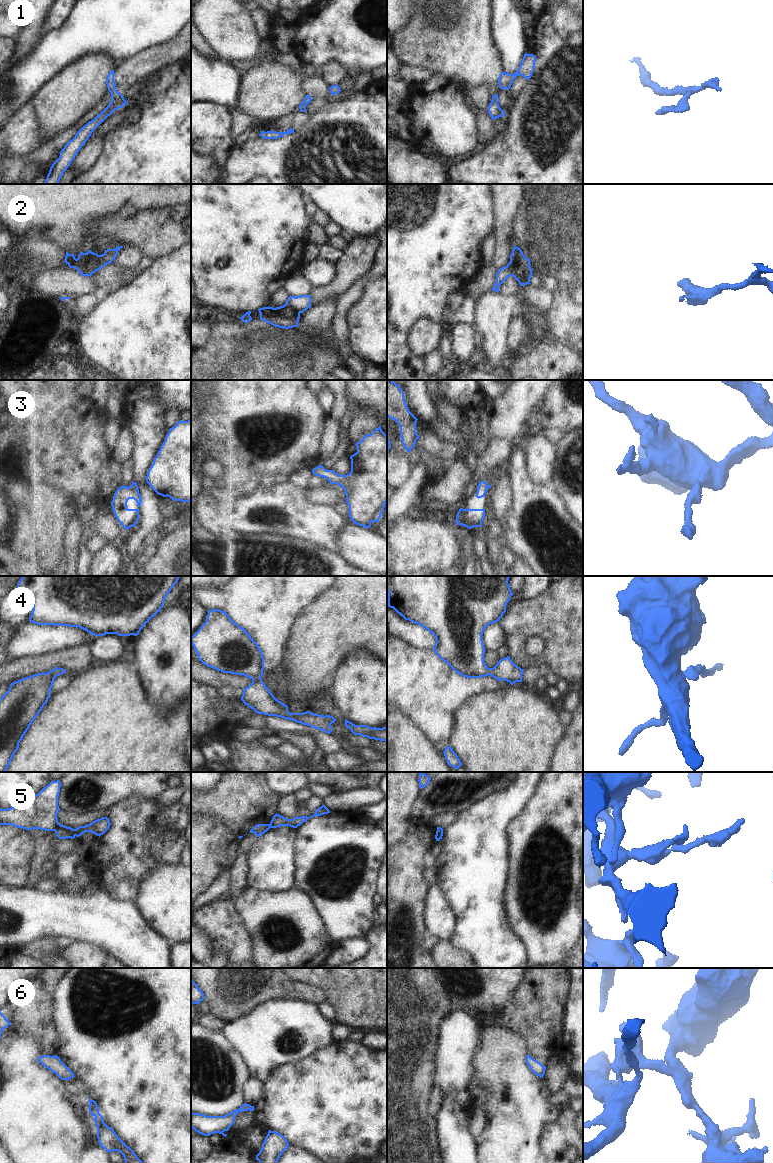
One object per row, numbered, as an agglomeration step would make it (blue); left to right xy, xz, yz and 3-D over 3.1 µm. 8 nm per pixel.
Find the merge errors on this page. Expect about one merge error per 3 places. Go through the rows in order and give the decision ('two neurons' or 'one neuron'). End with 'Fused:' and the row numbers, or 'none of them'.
1: one neuron
2: two neurons
3: one neuron
4: one neuron
5: two neurons
6: one neuron
Fused: 2, 5

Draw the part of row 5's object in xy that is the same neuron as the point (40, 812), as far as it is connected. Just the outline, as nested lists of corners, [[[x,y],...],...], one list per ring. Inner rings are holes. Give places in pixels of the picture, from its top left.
[[[59,780],[51,781],[25,802],[7,809],[0,808],[0,825],[12,825],[26,830],[54,831],[59,839],[74,839],[74,829],[58,822],[60,787]]]

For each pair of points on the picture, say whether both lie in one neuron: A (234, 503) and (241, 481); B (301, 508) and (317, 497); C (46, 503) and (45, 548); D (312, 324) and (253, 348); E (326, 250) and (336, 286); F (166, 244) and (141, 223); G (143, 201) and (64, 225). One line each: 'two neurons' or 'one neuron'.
A: two neurons
B: two neurons
C: one neuron
D: two neurons
E: two neurons
F: one neuron
G: one neuron

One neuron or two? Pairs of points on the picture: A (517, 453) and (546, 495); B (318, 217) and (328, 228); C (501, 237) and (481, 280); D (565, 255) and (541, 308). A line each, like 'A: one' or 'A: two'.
A: one
B: one
C: one
D: two

